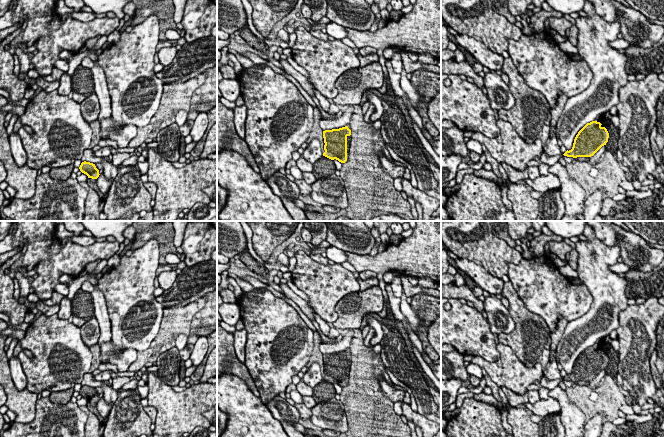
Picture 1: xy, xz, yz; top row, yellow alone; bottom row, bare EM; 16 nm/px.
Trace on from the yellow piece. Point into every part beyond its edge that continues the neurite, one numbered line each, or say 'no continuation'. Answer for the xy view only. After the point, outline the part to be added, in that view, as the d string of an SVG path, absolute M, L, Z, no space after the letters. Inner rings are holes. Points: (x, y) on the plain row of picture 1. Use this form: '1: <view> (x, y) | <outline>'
1: xy (91, 406) | M88 402L87 408L95 415L99 416L98 410L96 408L96 403Z

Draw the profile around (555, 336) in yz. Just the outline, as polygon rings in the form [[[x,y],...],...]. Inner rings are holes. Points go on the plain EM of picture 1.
[[[560,317],[557,321],[556,328],[553,332],[550,332],[551,337],[551,345],[550,345],[550,361],[553,359],[556,359],[556,351],[557,351],[557,345],[560,342],[560,339],[562,338],[562,335],[564,333],[564,330],[566,328],[568,321],[564,317]]]

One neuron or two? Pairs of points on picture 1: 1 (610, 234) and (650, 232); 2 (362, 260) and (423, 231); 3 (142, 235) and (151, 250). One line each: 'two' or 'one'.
1: two
2: one
3: two

